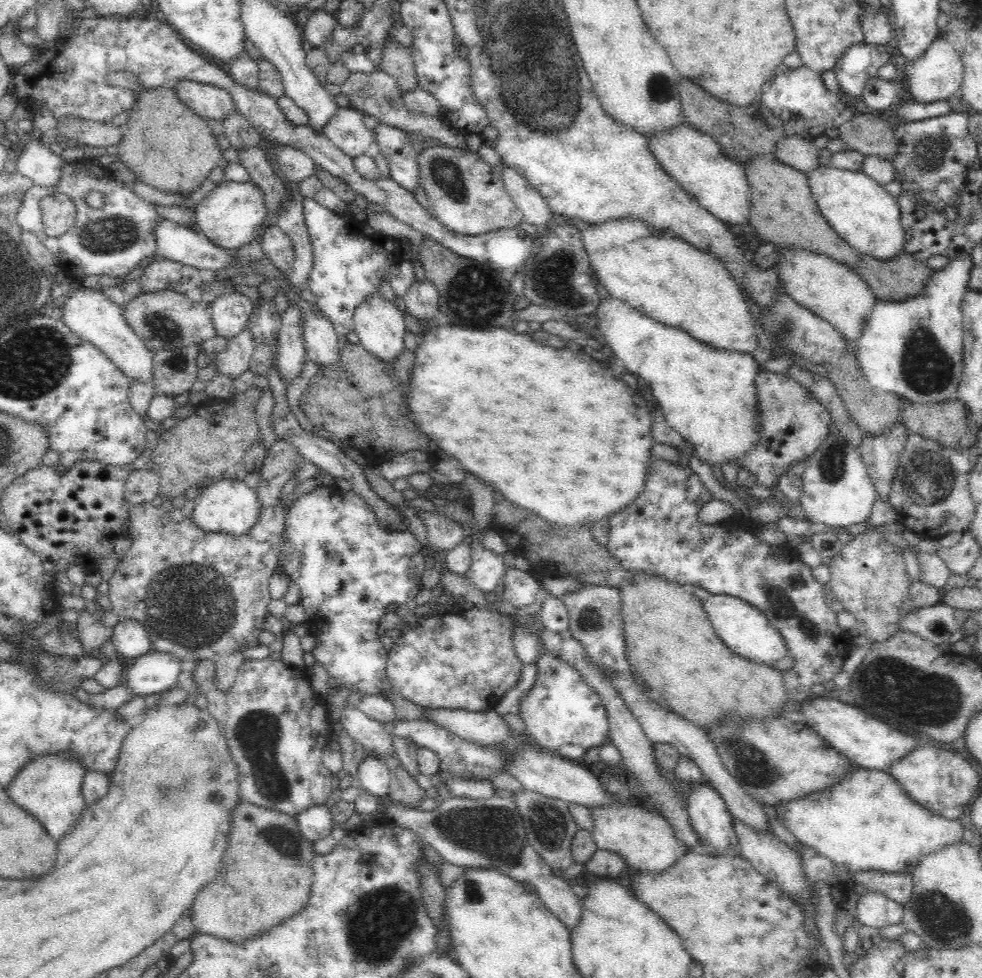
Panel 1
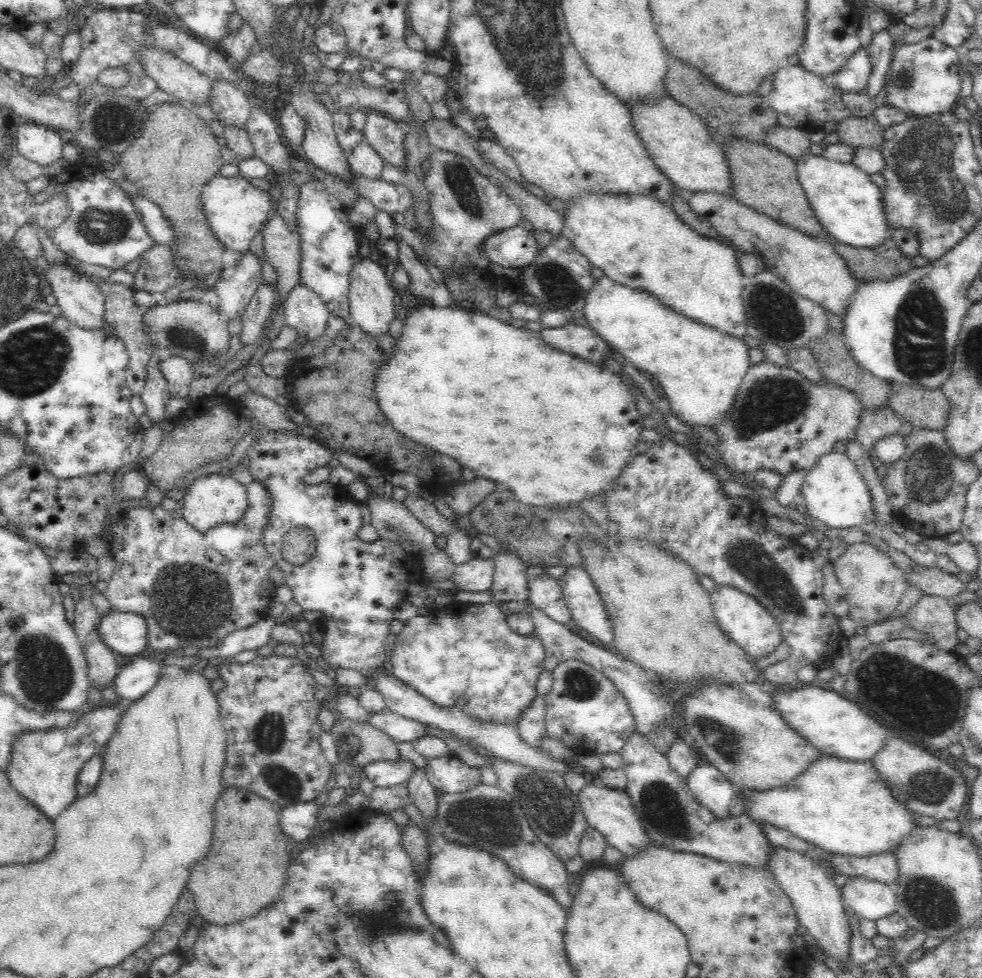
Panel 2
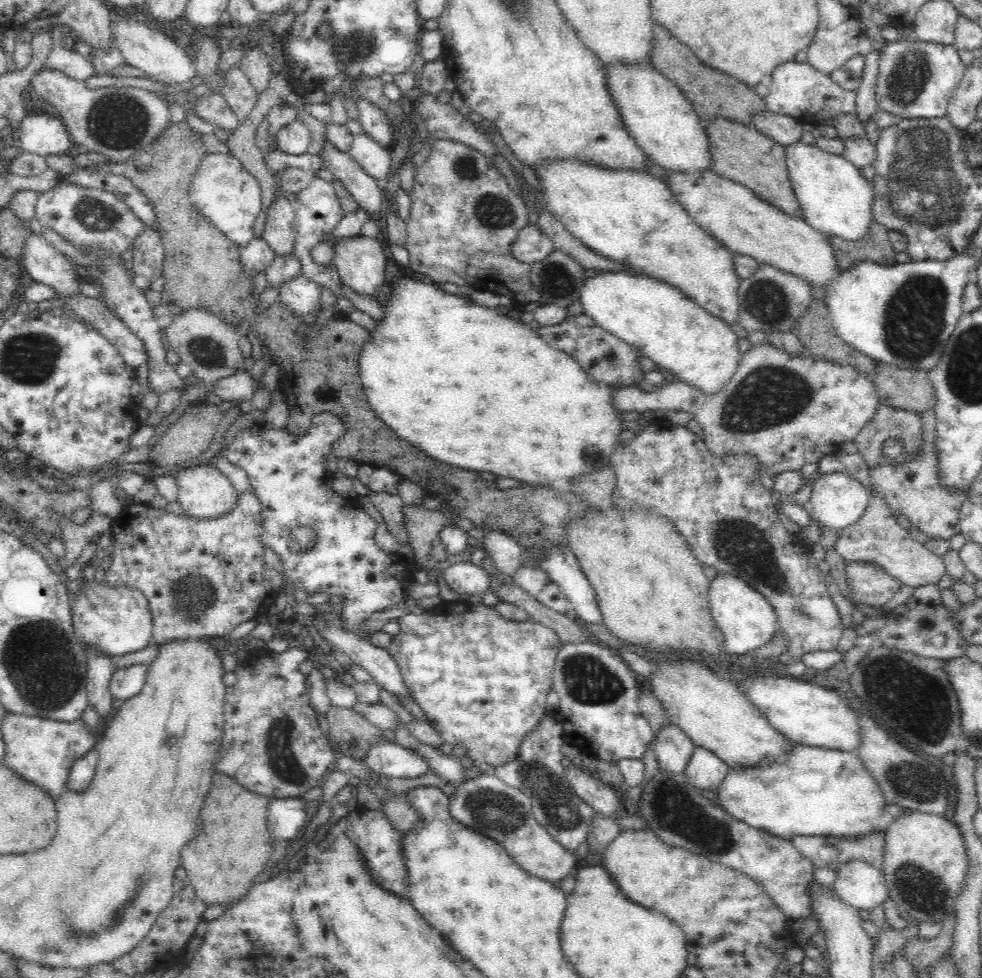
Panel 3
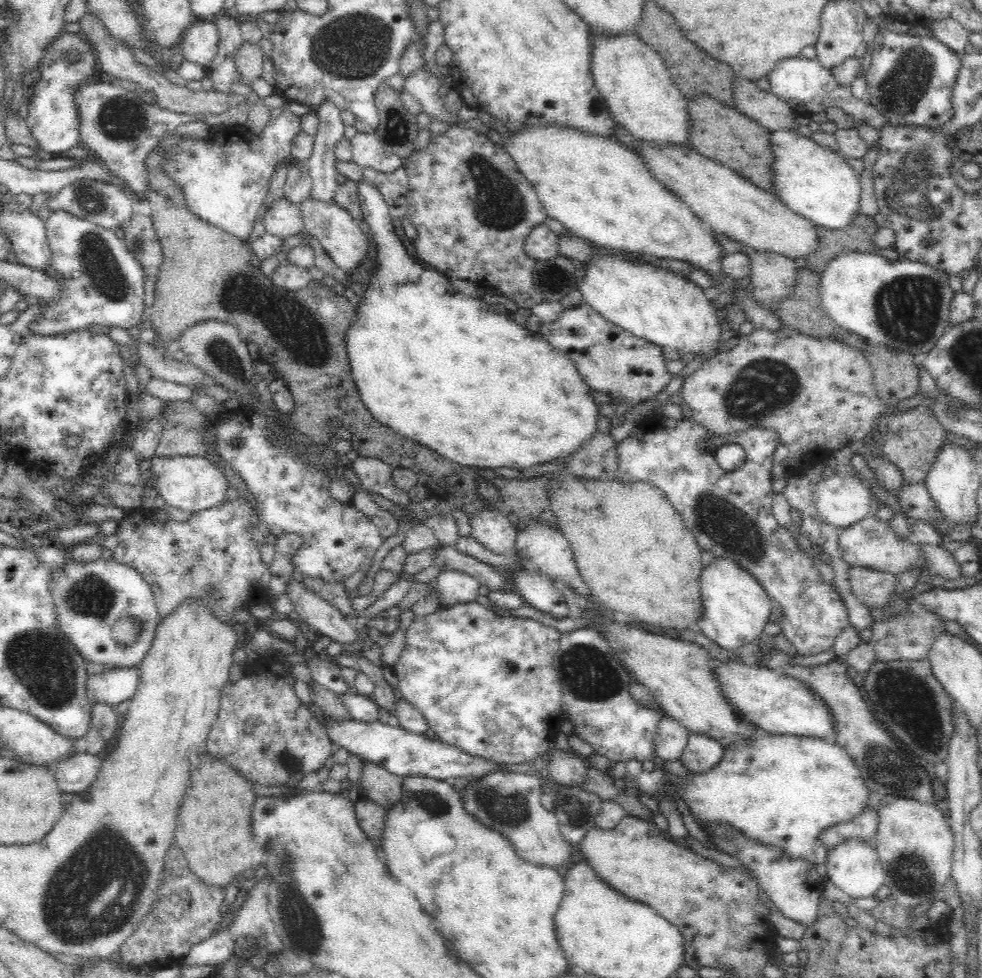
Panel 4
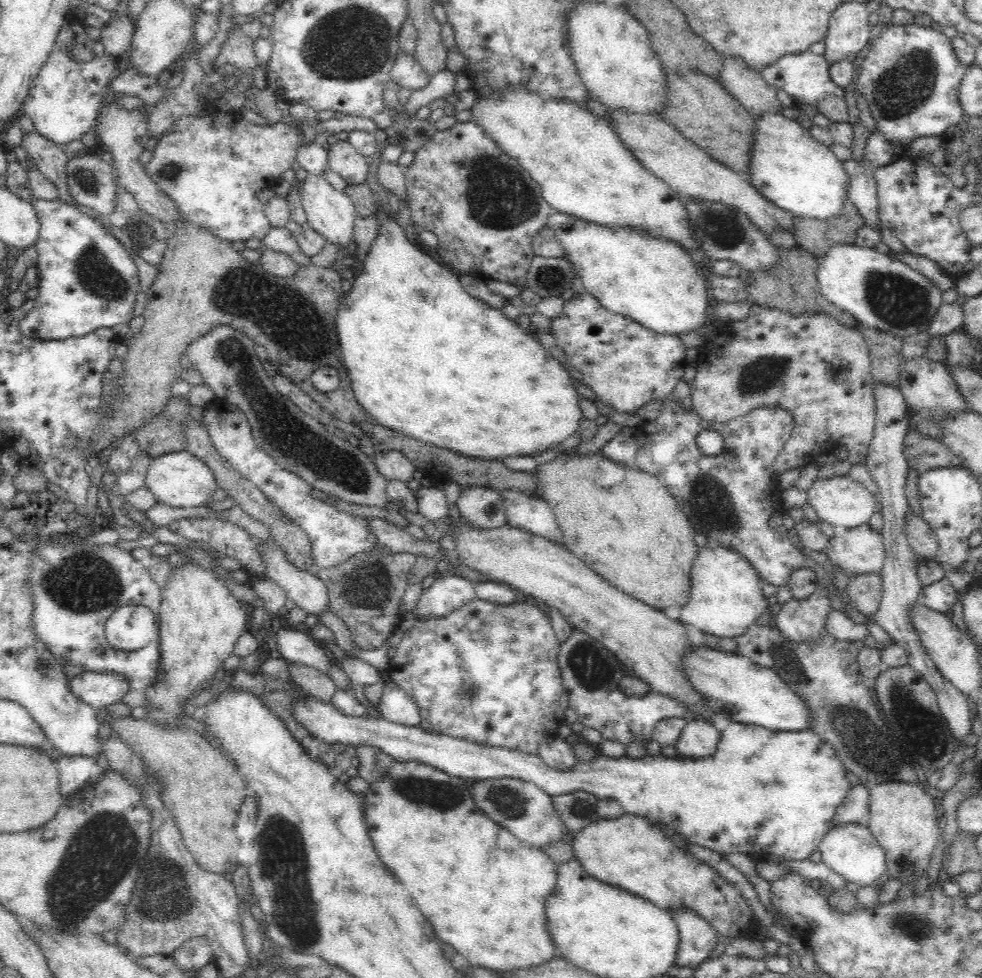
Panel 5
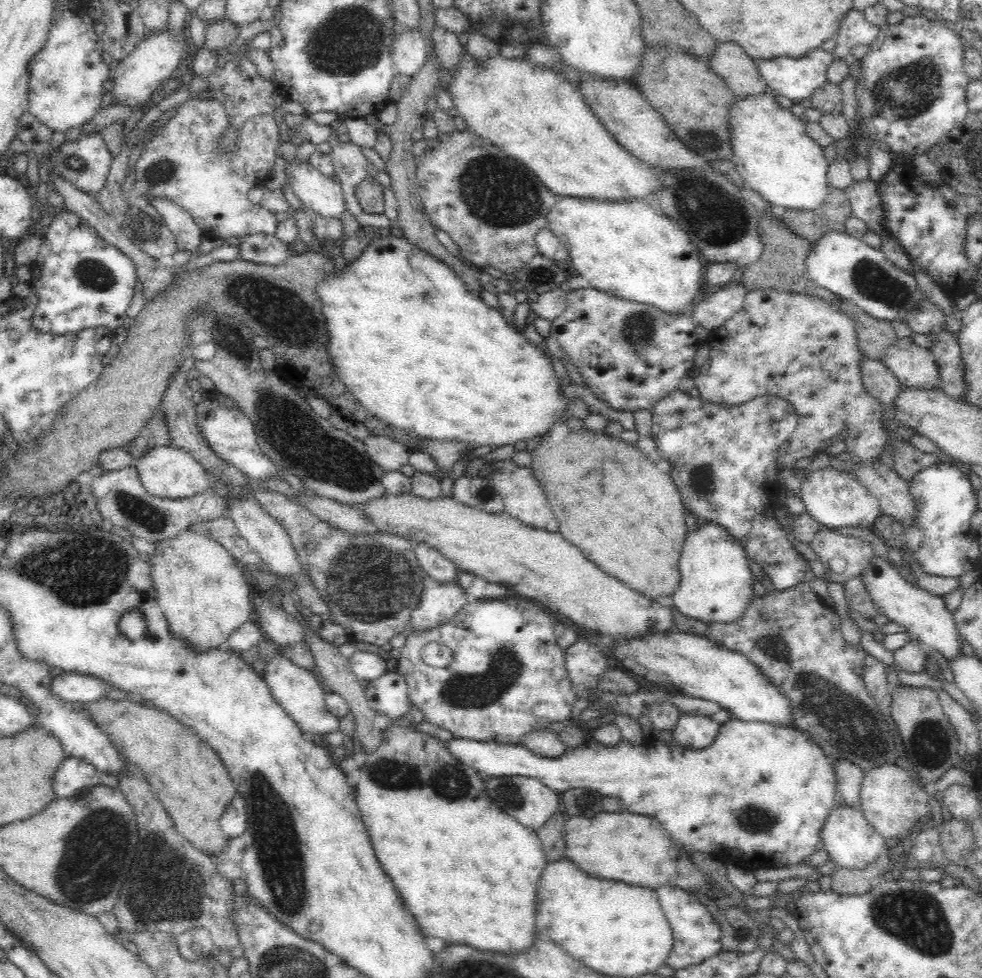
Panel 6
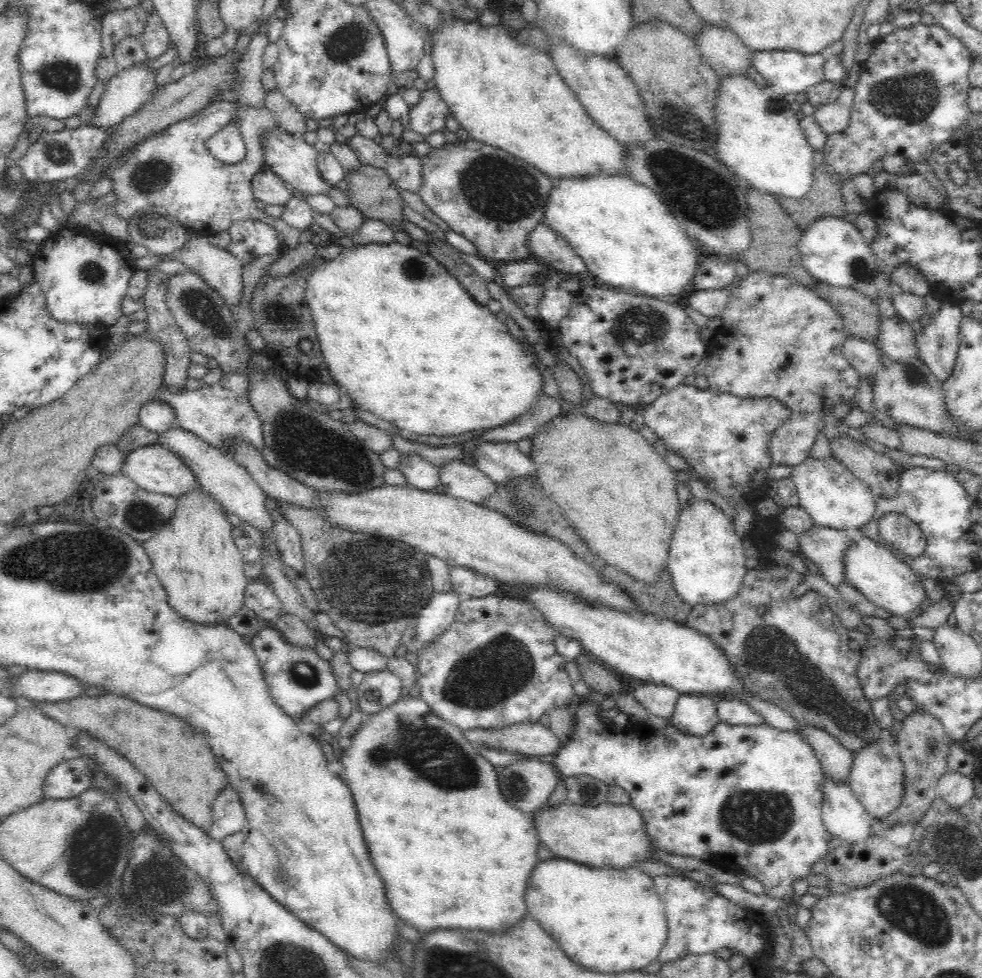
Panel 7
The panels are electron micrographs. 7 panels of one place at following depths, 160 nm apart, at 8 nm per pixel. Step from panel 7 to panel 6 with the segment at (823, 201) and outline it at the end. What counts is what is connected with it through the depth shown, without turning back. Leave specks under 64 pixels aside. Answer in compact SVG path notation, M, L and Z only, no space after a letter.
M829 185L826 200L816 210L786 210L784 222L792 233L813 245L827 232L845 232L845 220L850 215L851 202L846 193Z

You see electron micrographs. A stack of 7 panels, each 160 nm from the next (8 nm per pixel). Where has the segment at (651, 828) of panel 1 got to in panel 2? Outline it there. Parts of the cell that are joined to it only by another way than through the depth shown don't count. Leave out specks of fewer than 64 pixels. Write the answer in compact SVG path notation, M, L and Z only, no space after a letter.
M589 778L586 788L582 788L577 797L581 802L581 810L589 827L600 831L600 835L606 841L606 846L620 851L623 859L635 857L650 845L658 845L642 827L640 819L636 817L630 797L624 790L603 787L596 779Z

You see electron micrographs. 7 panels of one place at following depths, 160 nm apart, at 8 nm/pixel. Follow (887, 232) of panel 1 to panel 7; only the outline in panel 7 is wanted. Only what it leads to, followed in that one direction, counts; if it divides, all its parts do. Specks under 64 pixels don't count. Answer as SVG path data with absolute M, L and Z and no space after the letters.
M750 77L720 78L714 105L718 125L716 150L721 162L756 190L792 199L807 194L813 181L815 150L807 141L785 94L770 85L758 88Z

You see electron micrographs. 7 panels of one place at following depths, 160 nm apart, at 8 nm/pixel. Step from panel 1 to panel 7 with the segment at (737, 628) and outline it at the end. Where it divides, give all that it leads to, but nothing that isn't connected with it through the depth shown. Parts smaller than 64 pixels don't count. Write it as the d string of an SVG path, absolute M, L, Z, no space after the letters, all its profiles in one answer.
M695 499L679 512L670 542L667 560L674 591L691 607L696 604L722 604L738 594L747 573L742 538L736 535L734 525L722 509L708 500Z

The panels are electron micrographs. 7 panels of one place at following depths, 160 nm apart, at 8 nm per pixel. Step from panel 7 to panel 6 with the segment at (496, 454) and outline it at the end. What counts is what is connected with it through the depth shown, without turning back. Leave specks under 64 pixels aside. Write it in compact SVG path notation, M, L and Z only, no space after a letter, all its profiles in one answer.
M512 459L497 461L493 464L495 471L489 474L489 480L494 488L501 494L504 501L504 512L526 523L526 525L547 530L559 531L559 524L550 508L550 503L544 494L544 489L533 475L531 468L517 466Z

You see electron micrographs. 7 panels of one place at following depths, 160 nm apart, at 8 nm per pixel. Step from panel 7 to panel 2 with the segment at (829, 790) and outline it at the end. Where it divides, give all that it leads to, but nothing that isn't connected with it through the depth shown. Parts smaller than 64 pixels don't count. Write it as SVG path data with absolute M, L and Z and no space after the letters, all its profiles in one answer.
M852 878L841 887L844 906L852 908L859 919L877 921L897 912L894 888L866 878Z

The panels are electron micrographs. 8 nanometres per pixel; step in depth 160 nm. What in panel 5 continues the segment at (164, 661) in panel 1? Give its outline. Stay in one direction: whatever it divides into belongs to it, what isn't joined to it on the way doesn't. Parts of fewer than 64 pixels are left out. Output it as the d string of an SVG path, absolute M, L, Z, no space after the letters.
M92 671L73 676L69 687L80 700L96 710L122 702L130 688L123 674Z

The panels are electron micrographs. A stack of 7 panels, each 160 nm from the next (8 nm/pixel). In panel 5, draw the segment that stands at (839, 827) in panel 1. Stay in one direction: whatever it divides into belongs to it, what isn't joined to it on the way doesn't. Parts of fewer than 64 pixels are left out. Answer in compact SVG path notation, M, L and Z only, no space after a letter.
M302 691L303 697L300 699L292 698L294 707L294 716L297 718L302 726L306 727L313 736L320 739L323 743L328 745L334 744L344 744L346 747L350 746L353 748L358 748L358 746L370 746L371 748L380 749L387 756L393 759L394 762L400 762L401 764L408 764L408 762L418 762L419 764L424 764L425 766L432 766L448 774L449 776L454 776L455 778L460 778L468 780L470 782L491 780L491 779L506 779L506 778L516 778L519 780L524 780L534 784L537 788L548 793L551 797L554 796L567 796L570 792L575 792L579 790L584 790L589 794L592 794L599 799L614 799L617 800L623 807L624 813L642 816L649 819L654 824L664 823L670 828L673 828L677 833L679 833L684 839L686 838L688 842L693 842L694 844L699 844L704 848L713 850L714 852L742 852L742 854L760 854L766 855L771 854L773 856L782 856L782 858L787 858L788 860L806 860L810 858L813 852L819 850L819 844L824 838L824 835L833 828L833 819L838 812L838 808L843 803L843 800L850 794L852 790L852 785L847 778L847 771L842 761L838 759L836 755L836 750L828 744L821 736L818 736L815 732L810 729L801 731L790 731L790 732L780 732L773 731L764 727L754 726L751 724L744 724L739 722L732 722L721 732L721 737L719 740L718 748L716 749L716 754L710 756L710 758L698 758L698 760L689 760L688 758L675 757L675 758L664 758L664 756L649 756L645 755L643 758L630 758L625 755L623 758L608 758L604 756L600 751L596 760L588 764L582 764L578 761L578 764L570 770L570 772L557 772L552 768L549 768L539 756L531 756L530 754L525 754L524 752L515 752L515 750L510 750L508 748L495 748L494 746L483 746L482 744L470 743L470 741L462 740L459 738L452 738L448 735L443 735L442 733L431 732L428 733L424 731L421 727L417 726L406 726L398 723L394 723L390 720L386 720L384 717L369 717L364 715L363 717L348 716L343 712L340 712L332 703L326 704L320 702L314 697L308 695L308 693Z

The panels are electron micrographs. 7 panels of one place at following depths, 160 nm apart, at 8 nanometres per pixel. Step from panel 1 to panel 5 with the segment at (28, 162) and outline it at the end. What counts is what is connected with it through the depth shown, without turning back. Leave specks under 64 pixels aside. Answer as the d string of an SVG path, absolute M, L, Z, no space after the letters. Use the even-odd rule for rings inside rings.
M68 16L66 24L60 29L52 52L48 55L40 73L33 80L22 104L22 114L28 116L34 130L48 140L65 146L68 142L80 139L86 134L98 116L102 100L107 98L110 81L118 71L114 56L109 56L100 40L90 38L84 31L83 23ZM70 44L86 44L95 56L90 62L77 62L68 55Z

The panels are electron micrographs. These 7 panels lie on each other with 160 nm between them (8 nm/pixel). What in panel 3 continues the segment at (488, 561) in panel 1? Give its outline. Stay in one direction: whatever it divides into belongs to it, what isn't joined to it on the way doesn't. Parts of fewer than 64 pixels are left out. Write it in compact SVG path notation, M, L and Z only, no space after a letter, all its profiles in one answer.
M468 561L451 564L445 570L444 577L452 591L469 599L472 595L489 591L493 575L483 567Z

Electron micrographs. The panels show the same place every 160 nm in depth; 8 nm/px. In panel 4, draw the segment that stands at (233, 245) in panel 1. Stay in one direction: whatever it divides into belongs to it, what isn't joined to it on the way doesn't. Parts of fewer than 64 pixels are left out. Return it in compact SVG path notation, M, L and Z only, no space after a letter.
M266 59L264 61L262 79L266 80L271 86L273 96L276 98L277 106L281 108L281 112L273 119L269 119L261 133L251 133L244 125L223 125L216 132L211 132L205 141L183 141L169 147L167 159L163 162L163 168L165 168L167 174L182 189L186 206L192 214L214 226L220 227L228 232L228 234L239 238L245 243L248 242L249 236L252 233L254 220L256 220L256 216L260 212L260 204L262 204L266 194L268 194L268 186L270 186L274 166L290 156L290 144L292 144L296 132L301 130L300 117L290 110L291 101L279 92L276 76L277 73L273 62Z

